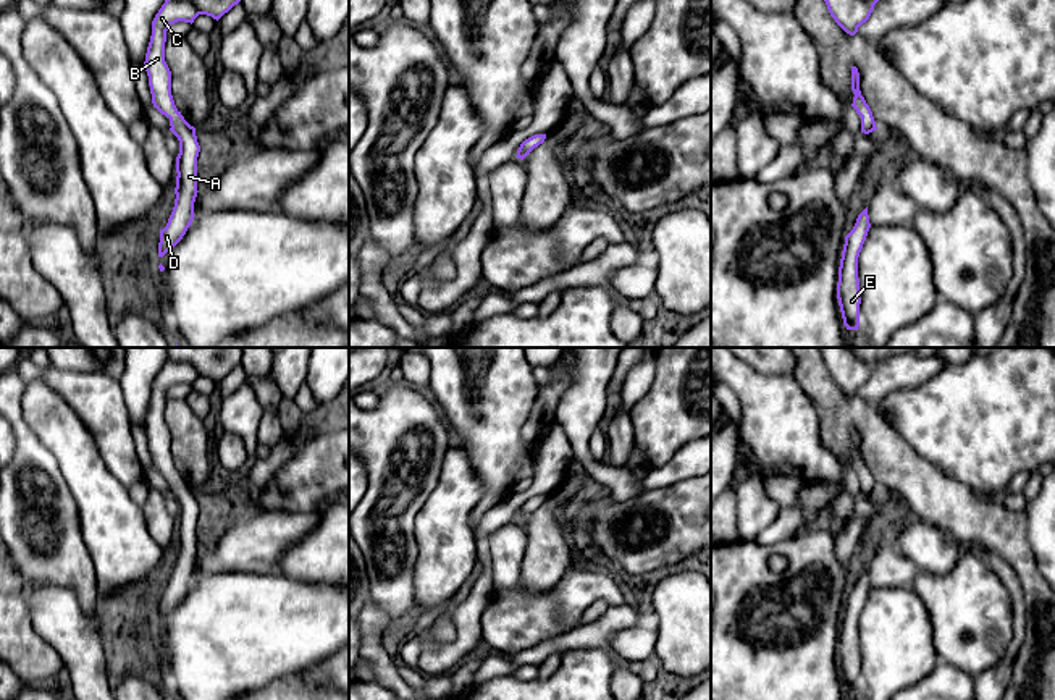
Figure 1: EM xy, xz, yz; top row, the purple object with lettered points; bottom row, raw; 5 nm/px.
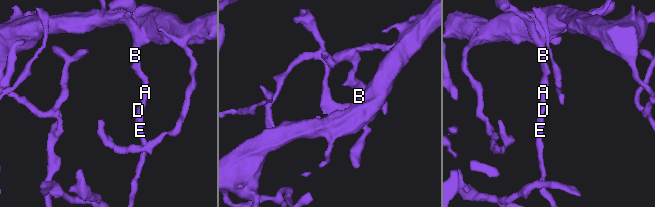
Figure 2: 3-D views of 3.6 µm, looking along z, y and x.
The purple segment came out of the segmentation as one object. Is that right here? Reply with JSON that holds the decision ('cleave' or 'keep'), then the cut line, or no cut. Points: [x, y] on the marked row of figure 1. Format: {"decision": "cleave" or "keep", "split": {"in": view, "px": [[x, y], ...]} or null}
{"decision": "cleave", "split": {"in": "yz", "px": [[873, 117], [861, 118]]}}

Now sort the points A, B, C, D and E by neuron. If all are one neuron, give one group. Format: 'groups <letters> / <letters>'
groups A D E / B C

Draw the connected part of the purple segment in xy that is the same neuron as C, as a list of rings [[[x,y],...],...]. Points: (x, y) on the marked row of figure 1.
[[[165,0],[152,21],[152,36],[145,53],[145,71],[153,107],[173,118],[178,112],[171,95],[171,71],[165,61],[166,31],[178,21],[194,23],[199,15],[220,19],[241,0]]]

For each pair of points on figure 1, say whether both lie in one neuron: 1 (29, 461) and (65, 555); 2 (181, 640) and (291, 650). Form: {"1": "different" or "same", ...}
{"1": "same", "2": "same"}

